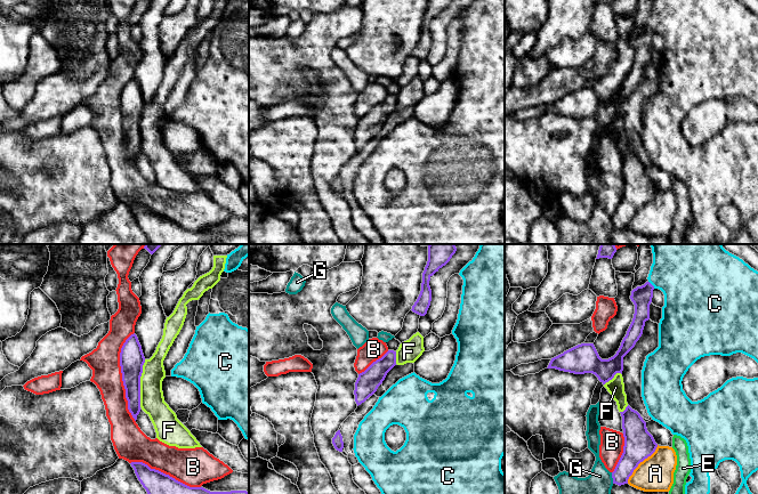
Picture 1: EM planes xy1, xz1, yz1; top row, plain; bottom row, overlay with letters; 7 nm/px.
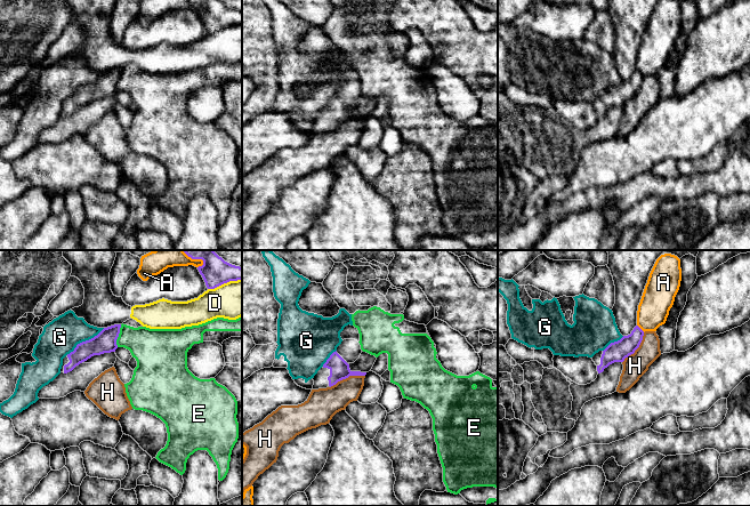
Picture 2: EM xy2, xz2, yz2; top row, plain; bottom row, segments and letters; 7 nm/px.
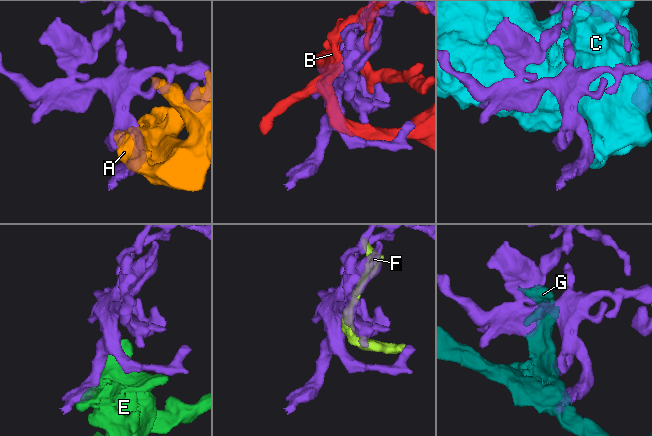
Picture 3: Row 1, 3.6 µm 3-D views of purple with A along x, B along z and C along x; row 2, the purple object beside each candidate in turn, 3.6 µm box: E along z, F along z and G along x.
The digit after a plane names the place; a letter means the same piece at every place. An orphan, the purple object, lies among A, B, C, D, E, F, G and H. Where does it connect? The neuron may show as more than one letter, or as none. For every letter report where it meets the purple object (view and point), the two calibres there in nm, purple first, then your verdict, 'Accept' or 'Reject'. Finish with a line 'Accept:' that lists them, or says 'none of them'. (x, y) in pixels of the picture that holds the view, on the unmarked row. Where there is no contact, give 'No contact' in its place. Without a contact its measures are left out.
A: Touches purple at yz1 (639, 207). Thickness 220 nm (purple) against 260 nm. Reject
B: Touches purple at xy1 (122, 121). Thickness 180 nm (purple) against 220 nm. Reject
C: Touches purple at yz1 (651, 29). Thickness 140 nm (purple) against 360 nm. Reject
D: Touches purple at xy2 (224, 26). Thickness 200 nm (purple) against 260 nm. Reject
E: Touches purple at xy2 (118, 80). Thickness 160 nm (purple) against 280 nm. Reject
F: Touches purple at xy1 (139, 128). Thickness 180 nm (purple) against 180 nm. Reject
G: Touches purple at xy2 (86, 85). Thickness 160 nm (purple) against 260 nm. Reject
H: Touches purple at xz2 (347, 121). Thickness 140 nm (purple) against 220 nm. Reject
Accept: none of them

